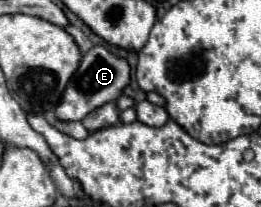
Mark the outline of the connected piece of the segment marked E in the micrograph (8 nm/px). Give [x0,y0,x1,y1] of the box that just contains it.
[55,45,131,121]

